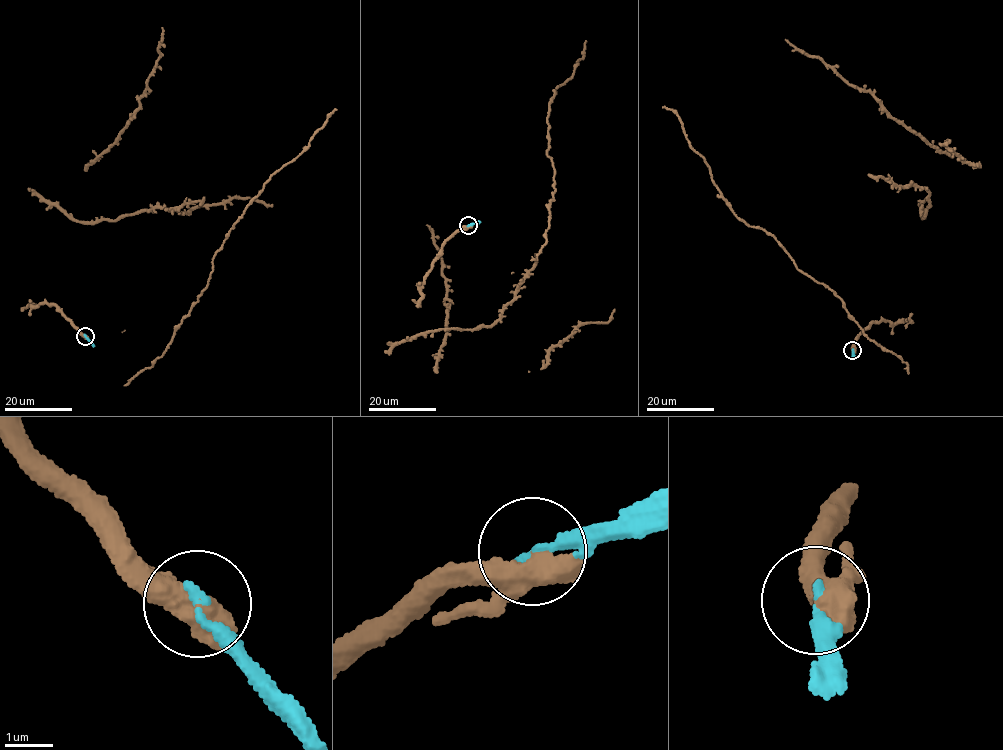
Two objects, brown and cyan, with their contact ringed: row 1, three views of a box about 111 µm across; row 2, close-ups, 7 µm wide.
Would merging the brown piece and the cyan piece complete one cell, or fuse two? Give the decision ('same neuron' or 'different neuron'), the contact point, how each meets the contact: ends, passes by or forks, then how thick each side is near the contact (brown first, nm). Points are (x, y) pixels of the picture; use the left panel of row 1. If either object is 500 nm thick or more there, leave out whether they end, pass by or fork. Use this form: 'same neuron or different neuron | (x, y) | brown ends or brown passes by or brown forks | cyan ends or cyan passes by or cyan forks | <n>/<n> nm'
same neuron | (85, 336) | 500/240 nm

